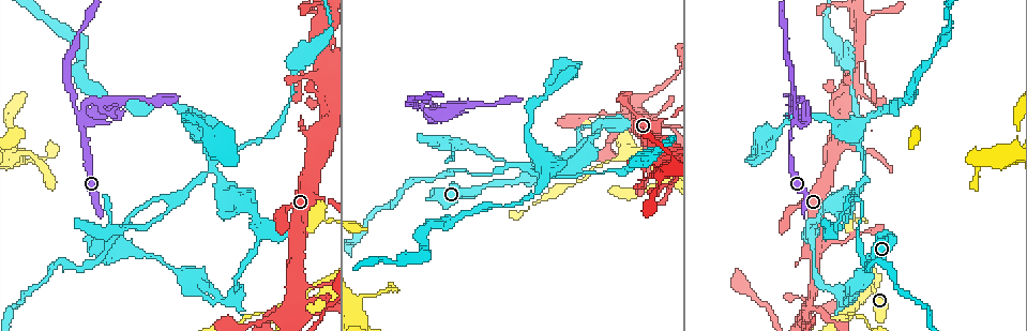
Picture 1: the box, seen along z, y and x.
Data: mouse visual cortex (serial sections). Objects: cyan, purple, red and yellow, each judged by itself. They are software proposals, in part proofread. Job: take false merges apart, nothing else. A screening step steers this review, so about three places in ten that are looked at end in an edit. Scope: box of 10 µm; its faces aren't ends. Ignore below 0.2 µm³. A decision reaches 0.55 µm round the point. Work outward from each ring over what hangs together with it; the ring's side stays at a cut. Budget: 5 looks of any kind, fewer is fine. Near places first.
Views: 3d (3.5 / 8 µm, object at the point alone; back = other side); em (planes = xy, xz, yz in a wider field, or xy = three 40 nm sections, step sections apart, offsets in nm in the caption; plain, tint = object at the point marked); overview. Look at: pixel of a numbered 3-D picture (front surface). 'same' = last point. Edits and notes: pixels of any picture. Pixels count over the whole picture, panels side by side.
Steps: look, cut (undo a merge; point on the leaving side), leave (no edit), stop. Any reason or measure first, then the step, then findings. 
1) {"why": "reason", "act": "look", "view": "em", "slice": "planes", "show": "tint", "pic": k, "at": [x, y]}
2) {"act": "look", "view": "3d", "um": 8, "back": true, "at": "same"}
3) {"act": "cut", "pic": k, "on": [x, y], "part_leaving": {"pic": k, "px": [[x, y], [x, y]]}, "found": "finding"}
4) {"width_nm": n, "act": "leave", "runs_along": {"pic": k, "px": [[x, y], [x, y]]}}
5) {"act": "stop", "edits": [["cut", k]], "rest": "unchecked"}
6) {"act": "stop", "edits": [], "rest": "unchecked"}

{"why": "abrupt turn", "act": "look", "view": "3d", "um": 3.5, "pic": 1, "at": [840, 303]}

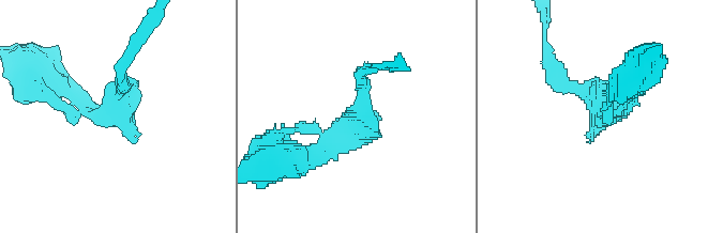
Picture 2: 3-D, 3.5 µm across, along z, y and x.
{"act": "look", "view": "em", "slice": "xy", "step": 2, "show": "tint", "pic": 2, "at": [109, 112]}

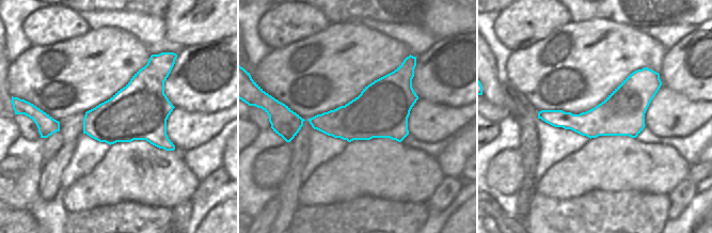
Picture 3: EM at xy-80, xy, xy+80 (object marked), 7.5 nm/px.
{"act": "leave", "runs_along": {"pic": 3, "px": [[653, 76], [611, 118], [540, 115]]}, "found": "one cell here"}

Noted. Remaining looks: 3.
{"why": "calibre changes", "act": "look", "view": "3d", "um": 3.5, "pic": 1, "at": [314, 289]}

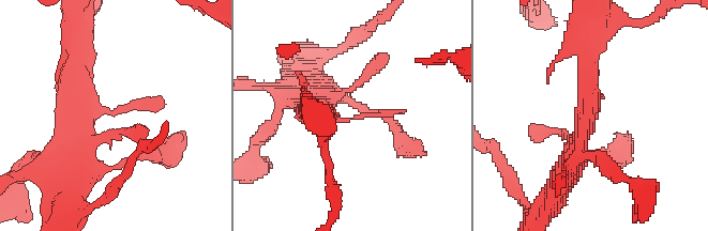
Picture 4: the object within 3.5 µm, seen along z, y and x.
{"why": "need the tissue", "act": "look", "view": "em", "slice": "xy", "step": 1, "show": "plain", "pic": 4, "at": [113, 112]}

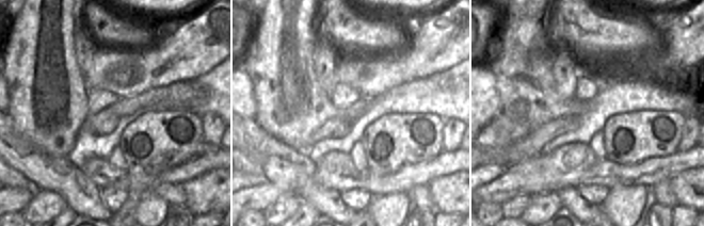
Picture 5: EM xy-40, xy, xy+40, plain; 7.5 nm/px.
{"why": "with the object marked", "act": "look", "view": "em", "slice": "xy", "step": 1, "show": "tint", "at": "same"}

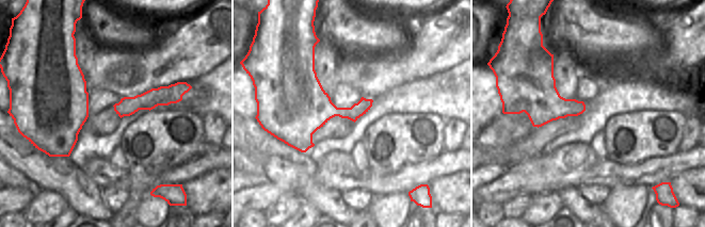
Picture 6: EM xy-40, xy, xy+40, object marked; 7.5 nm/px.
{"act": "leave", "runs_along": {"pic": 4, "px": [[78, 62], [94, 111], [161, 105]]}, "found": "one cell here"}

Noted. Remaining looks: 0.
{"act": "stop", "edits": [], "rest": "unchecked"}

